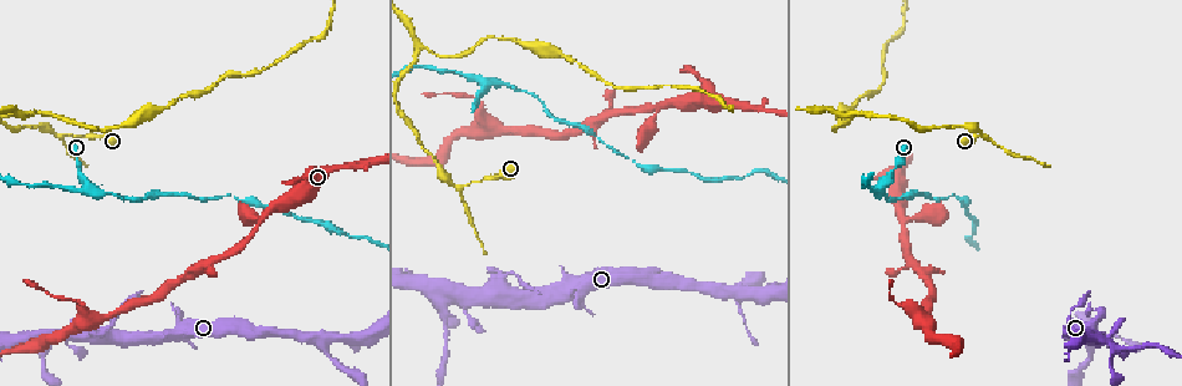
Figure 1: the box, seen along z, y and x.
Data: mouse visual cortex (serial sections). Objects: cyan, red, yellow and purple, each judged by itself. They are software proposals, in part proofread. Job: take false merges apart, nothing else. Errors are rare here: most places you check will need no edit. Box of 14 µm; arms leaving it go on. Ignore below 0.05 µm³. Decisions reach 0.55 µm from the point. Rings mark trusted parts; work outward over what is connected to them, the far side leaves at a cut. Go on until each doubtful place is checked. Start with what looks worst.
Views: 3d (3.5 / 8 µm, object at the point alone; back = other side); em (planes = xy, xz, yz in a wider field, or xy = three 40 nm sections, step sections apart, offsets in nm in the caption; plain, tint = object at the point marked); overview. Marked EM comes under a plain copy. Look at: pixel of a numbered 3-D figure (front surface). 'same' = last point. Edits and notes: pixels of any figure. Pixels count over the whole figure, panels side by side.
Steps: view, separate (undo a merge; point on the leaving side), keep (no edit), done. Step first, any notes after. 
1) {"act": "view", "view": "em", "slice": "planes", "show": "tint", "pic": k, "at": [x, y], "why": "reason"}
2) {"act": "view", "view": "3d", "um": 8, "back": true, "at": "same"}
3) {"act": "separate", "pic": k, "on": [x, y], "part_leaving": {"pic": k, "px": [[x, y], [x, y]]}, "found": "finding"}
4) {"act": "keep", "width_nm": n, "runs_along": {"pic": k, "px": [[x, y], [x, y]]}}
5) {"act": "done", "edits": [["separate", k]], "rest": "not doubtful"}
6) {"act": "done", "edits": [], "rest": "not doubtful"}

{"act": "view", "view": "3d", "um": 3.5, "pic": 1, "at": [982, 134], "why": "sudden change in width"}

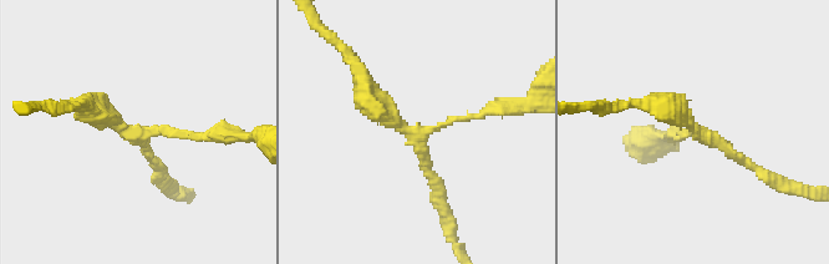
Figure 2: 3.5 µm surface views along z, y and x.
{"act": "view", "view": "em", "slice": "planes", "show": "tint", "pic": 2, "at": [141, 132]}

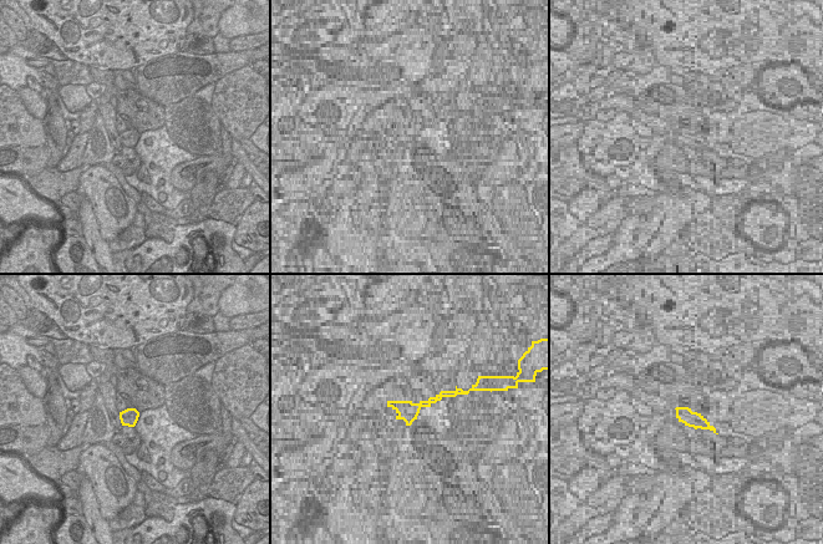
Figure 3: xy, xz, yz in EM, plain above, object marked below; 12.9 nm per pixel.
{"act": "keep", "runs_along": {"pic": 2, "px": [[218, 133], [131, 133], [85, 106]]}, "found": "continuous, no second cell"}

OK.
{"act": "view", "view": "3d", "um": 8, "back": true, "pic": 1, "at": [847, 117], "why": "three-way junction"}

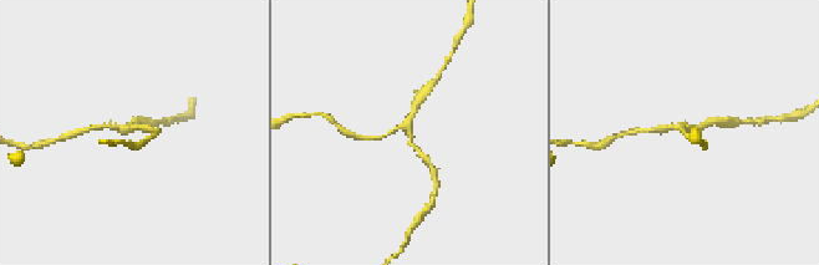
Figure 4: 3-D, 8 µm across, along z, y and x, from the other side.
{"act": "view", "view": "em", "slice": "xy", "step": 5, "show": "tint", "pic": 4, "at": [691, 126], "arms": 3, "arm_widths_nm": [150, 200, 200], "why": "now the EM"}

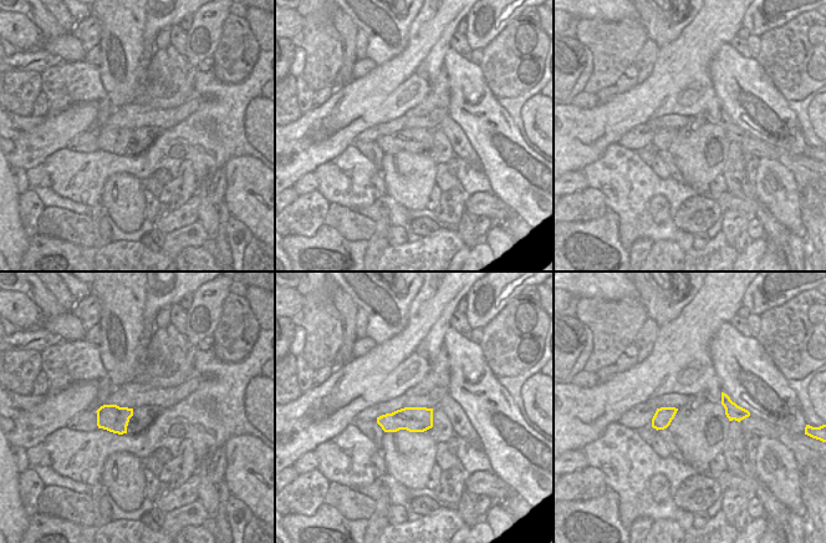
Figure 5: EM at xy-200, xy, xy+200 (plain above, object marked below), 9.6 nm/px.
{"act": "keep", "runs_along": {"pic": 4, "px": [[425, 158], [405, 128], [370, 138]]}, "found": "all the same cell"}

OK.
{"act": "view", "view": "3d", "um": 8, "pic": 1, "at": [444, 320], "why": "three-way junction"}

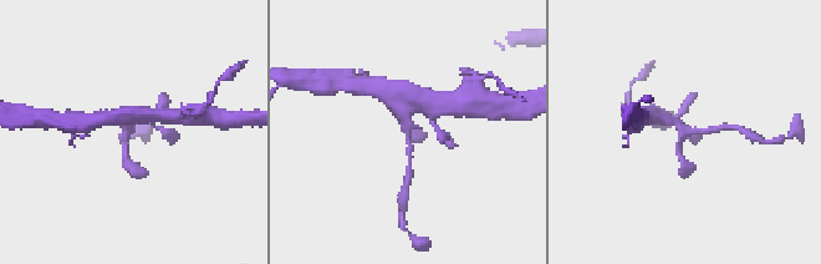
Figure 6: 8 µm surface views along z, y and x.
{"act": "view", "view": "em", "slice": "xy", "step": 3, "show": "tint", "pic": 6, "at": [409, 133], "why": "need the tissue"}

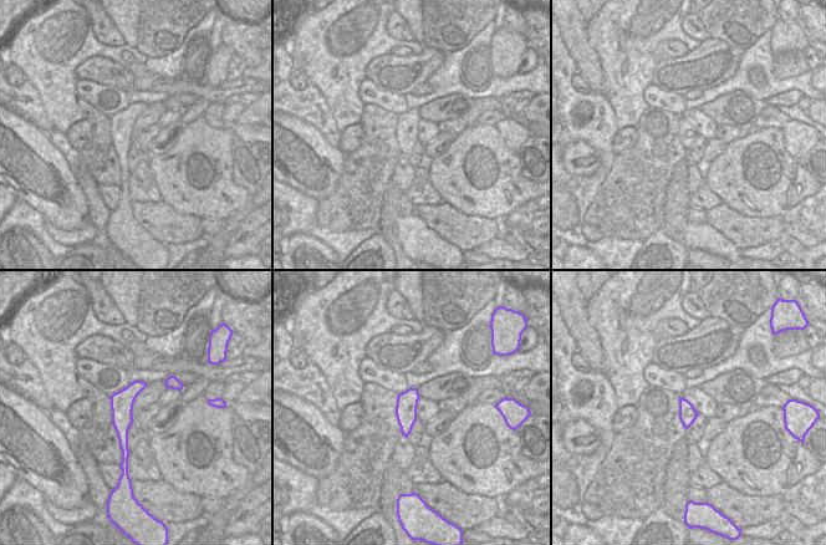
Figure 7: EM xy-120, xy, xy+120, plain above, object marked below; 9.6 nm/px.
{"act": "keep", "runs_along": {"pic": 7, "px": [[139, 383], [122, 401], [125, 461]]}, "found": "continuous, no second cell"}

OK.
{"act": "done", "edits": [], "rest": "not doubtful"}

